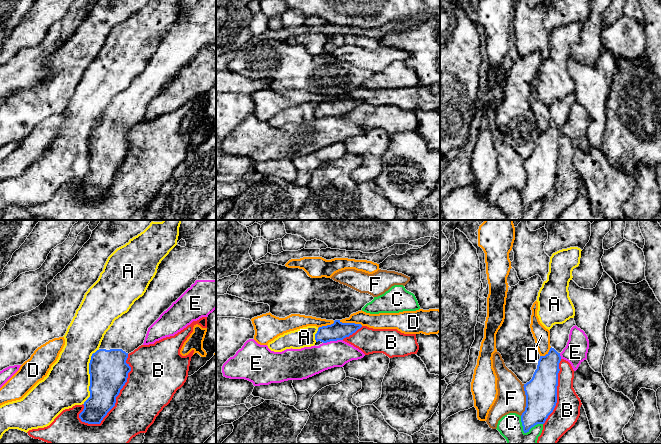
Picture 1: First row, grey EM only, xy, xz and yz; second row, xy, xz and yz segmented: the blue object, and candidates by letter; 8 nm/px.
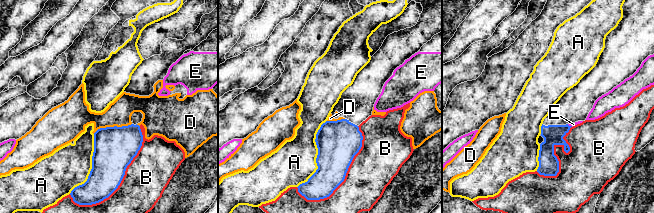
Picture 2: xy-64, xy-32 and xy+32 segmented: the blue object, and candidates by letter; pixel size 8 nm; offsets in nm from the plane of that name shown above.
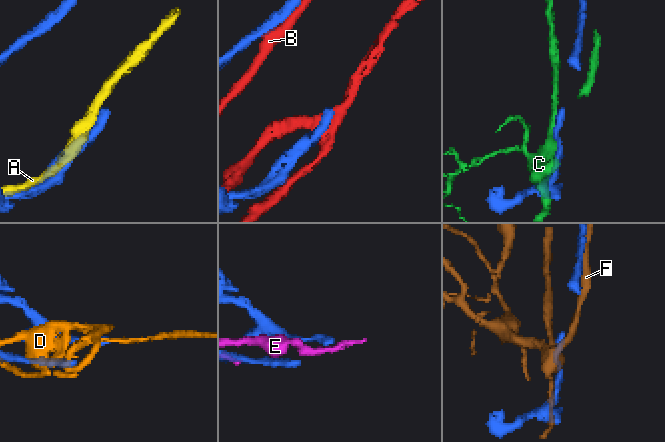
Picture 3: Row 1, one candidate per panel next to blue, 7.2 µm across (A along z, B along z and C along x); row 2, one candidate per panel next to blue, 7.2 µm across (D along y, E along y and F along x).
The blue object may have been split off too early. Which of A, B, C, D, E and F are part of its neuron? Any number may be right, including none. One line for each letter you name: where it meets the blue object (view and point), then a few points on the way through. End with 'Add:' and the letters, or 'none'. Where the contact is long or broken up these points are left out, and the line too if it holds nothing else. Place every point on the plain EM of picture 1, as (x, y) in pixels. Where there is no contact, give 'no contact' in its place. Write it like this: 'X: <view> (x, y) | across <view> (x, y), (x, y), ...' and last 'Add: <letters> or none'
Add: none

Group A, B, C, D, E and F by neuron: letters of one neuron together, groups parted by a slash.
A / B / C / D / E / F

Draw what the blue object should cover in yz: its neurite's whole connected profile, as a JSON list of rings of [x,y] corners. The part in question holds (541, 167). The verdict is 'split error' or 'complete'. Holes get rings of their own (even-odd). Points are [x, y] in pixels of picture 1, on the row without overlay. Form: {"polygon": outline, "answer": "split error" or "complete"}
{"polygon": [[[570,94],[549,106],[551,124],[545,132],[540,132],[532,155],[523,162],[526,171],[526,183],[521,191],[524,209],[537,200],[544,200],[556,182],[560,129],[566,123],[570,106],[575,101],[574,94]]], "answer": "split error"}

